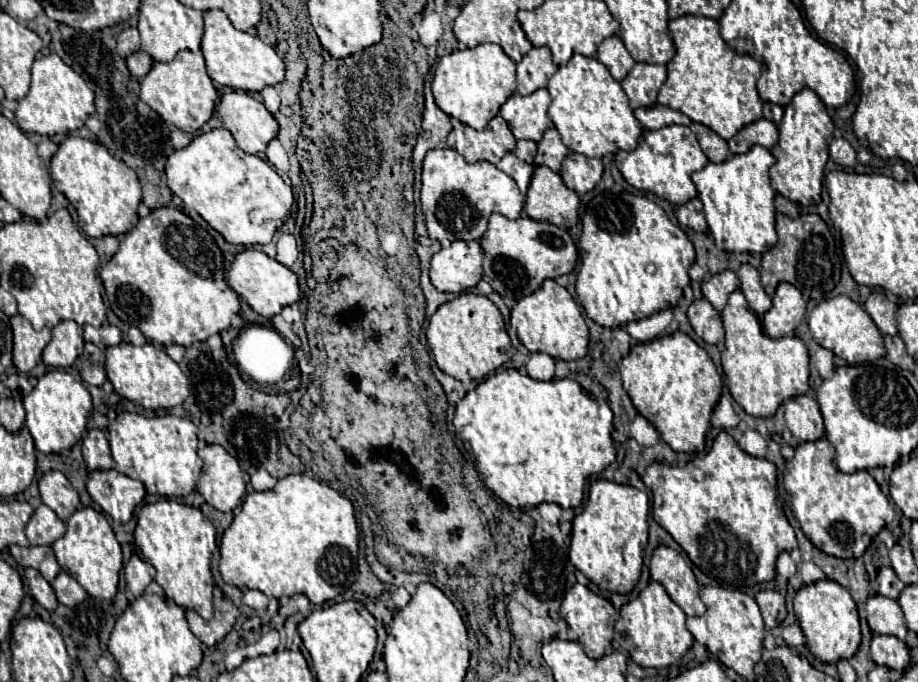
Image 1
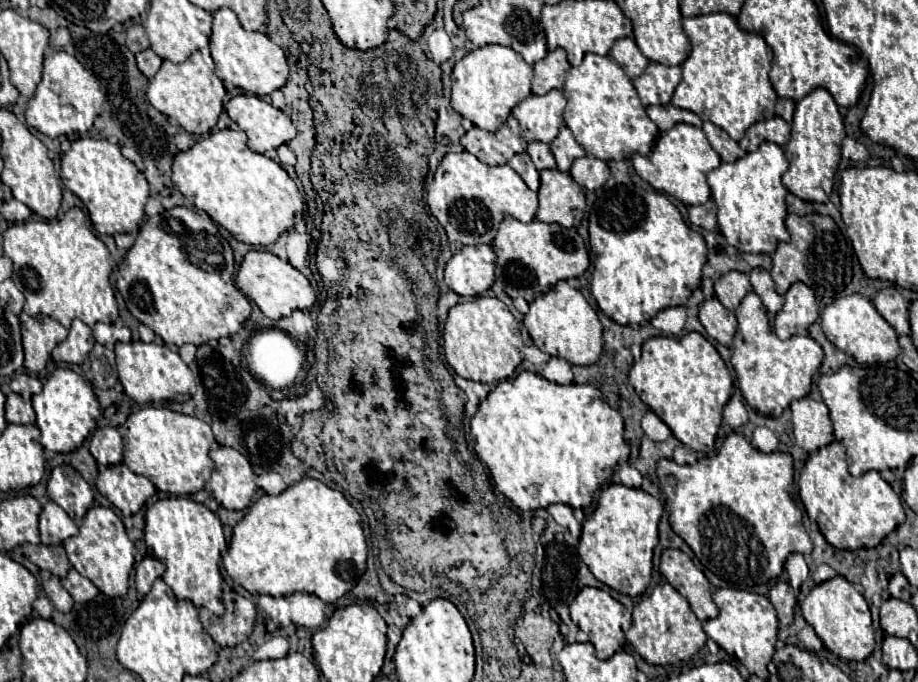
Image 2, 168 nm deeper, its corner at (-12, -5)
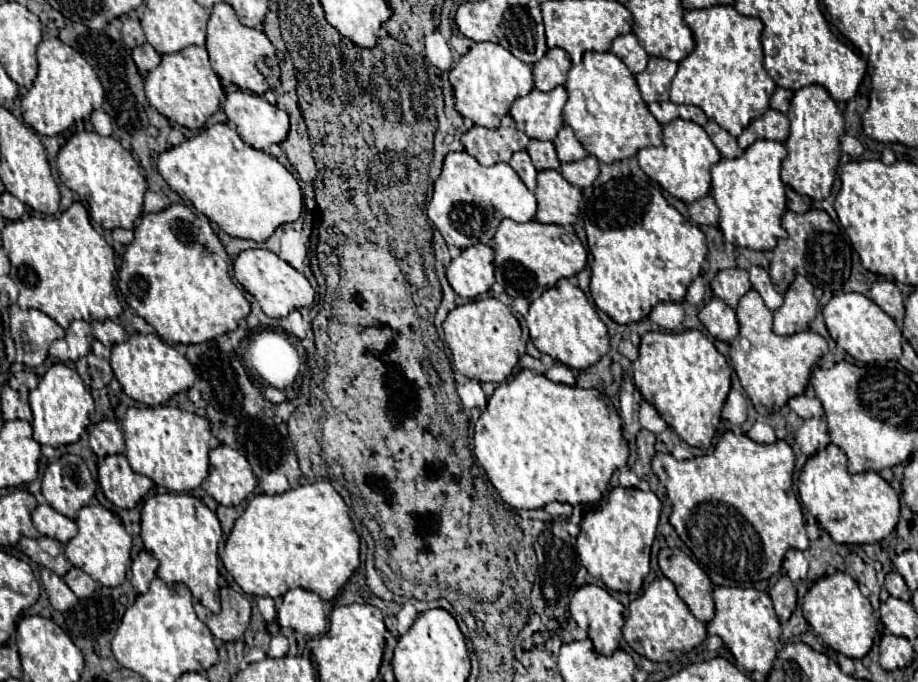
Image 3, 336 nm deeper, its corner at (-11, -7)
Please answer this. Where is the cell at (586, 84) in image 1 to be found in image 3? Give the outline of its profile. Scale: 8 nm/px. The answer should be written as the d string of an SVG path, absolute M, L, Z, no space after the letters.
M586 51L582 57L582 63L570 69L566 91L568 91L568 101L564 105L564 121L574 129L574 133L578 133L578 141L582 141L584 149L590 155L598 157L602 163L622 161L636 155L638 149L642 147L662 145L662 125L656 121L656 117L648 111L648 105L642 101L634 75L628 71L622 59L618 59L614 53Z

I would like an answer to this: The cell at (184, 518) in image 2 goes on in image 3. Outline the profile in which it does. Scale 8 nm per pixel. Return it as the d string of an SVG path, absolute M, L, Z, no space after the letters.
M162 493L148 497L140 511L142 531L140 537L148 553L158 559L158 577L166 583L186 583L194 599L220 613L218 597L218 541L222 537L220 521L200 499L188 493Z

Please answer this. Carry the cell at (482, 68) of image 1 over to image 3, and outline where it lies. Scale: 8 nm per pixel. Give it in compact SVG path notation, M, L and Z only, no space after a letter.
M474 43L450 71L450 83L454 87L456 111L488 129L496 129L500 119L508 115L512 103L534 89L530 65L516 59L498 43Z

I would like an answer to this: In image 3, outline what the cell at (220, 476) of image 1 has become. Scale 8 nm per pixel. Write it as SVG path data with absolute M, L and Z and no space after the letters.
M220 445L210 451L210 475L202 483L220 505L240 505L256 487L256 477L244 455Z

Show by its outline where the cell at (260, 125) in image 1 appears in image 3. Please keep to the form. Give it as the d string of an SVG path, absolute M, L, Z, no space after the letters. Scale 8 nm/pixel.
M248 91L228 93L222 109L228 121L236 123L242 141L254 149L266 151L270 145L282 143L288 135L286 111L270 105L260 95Z

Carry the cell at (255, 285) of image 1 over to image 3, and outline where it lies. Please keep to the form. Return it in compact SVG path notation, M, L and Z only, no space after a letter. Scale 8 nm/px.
M268 249L242 251L234 261L234 277L250 295L256 297L268 317L286 317L290 309L308 307L314 301L314 289L310 281Z

